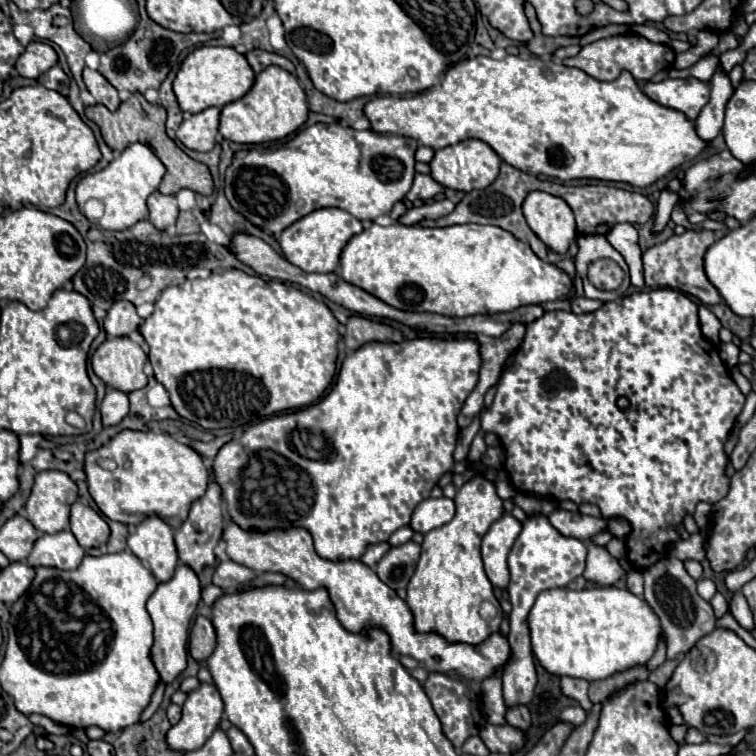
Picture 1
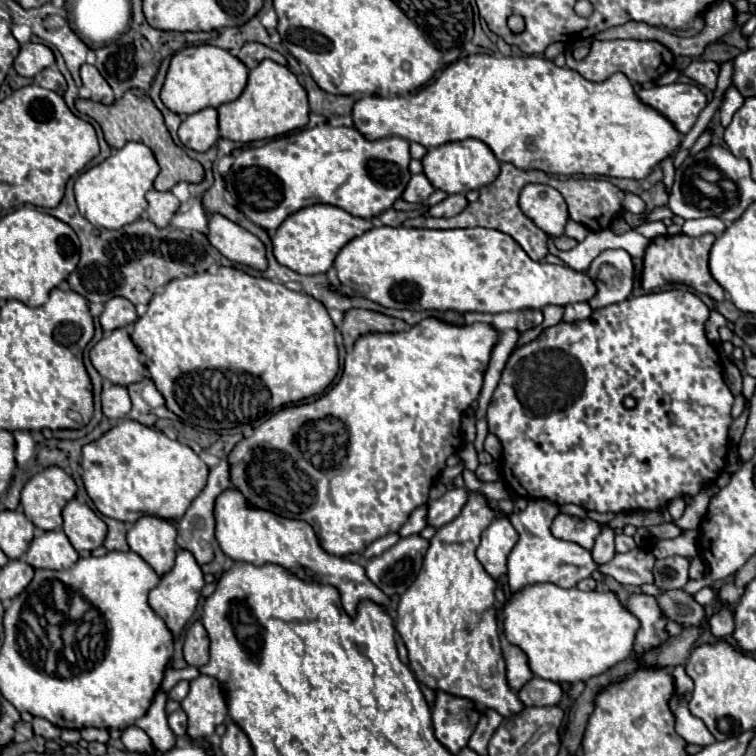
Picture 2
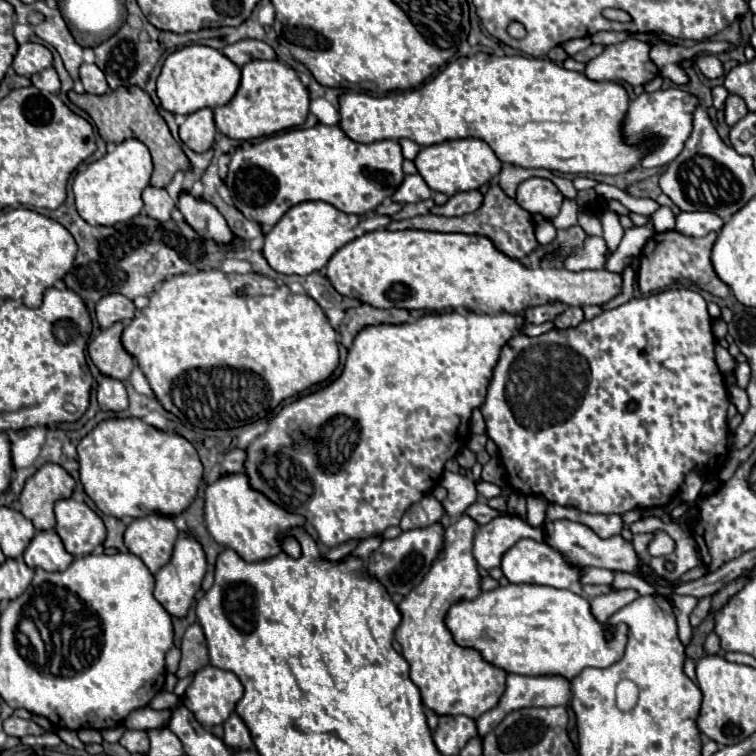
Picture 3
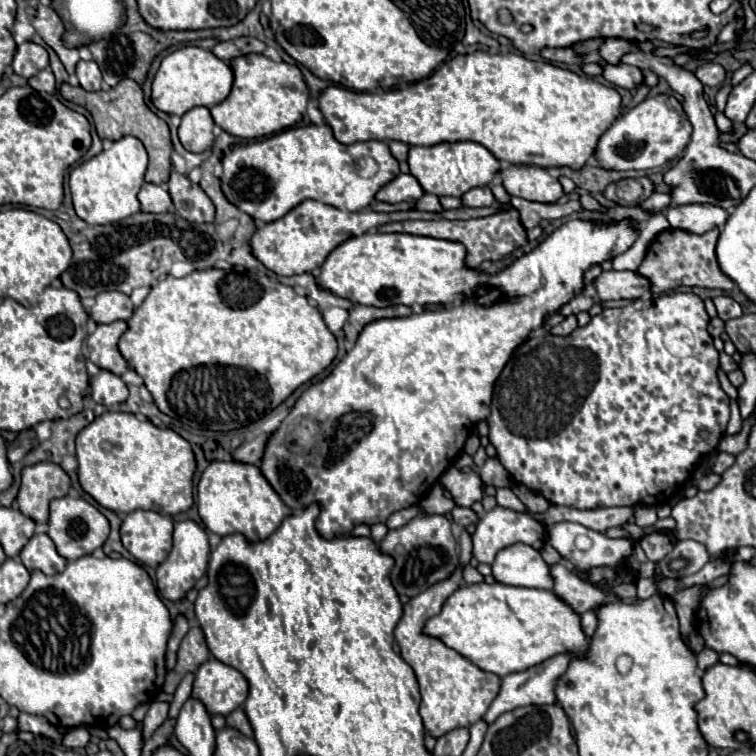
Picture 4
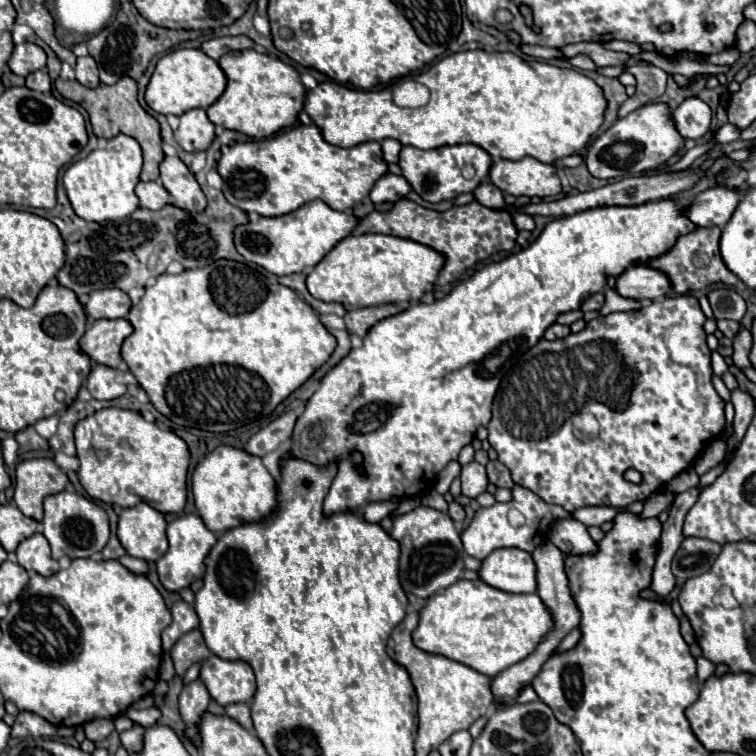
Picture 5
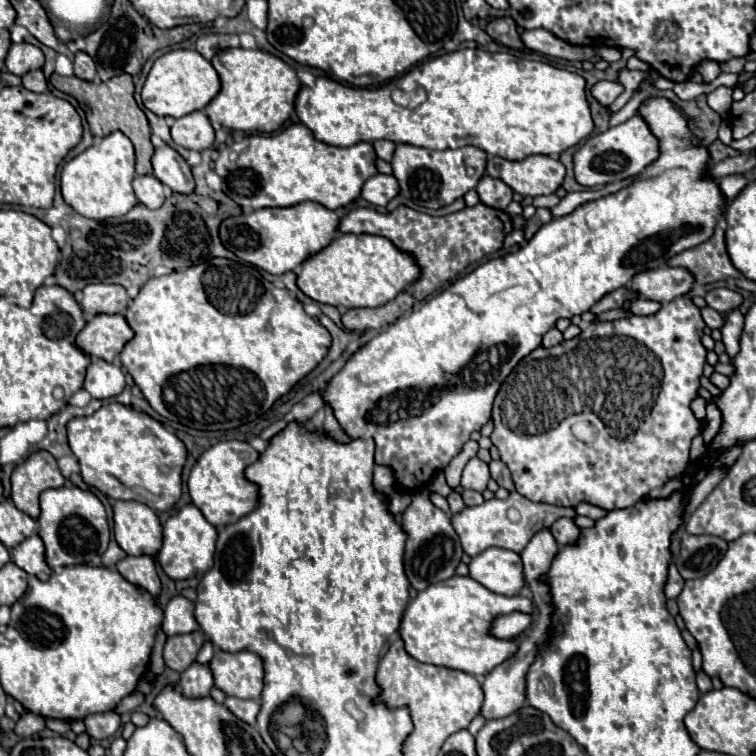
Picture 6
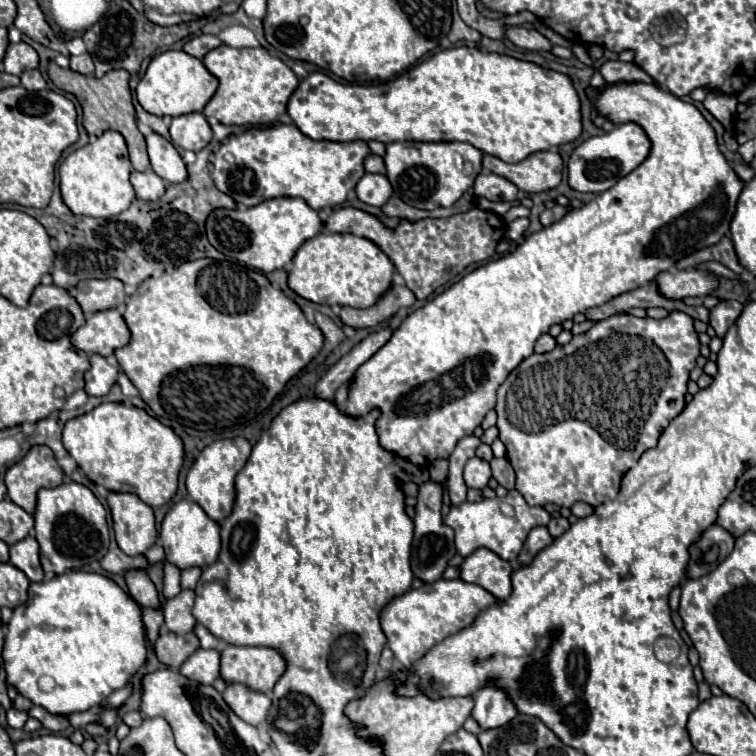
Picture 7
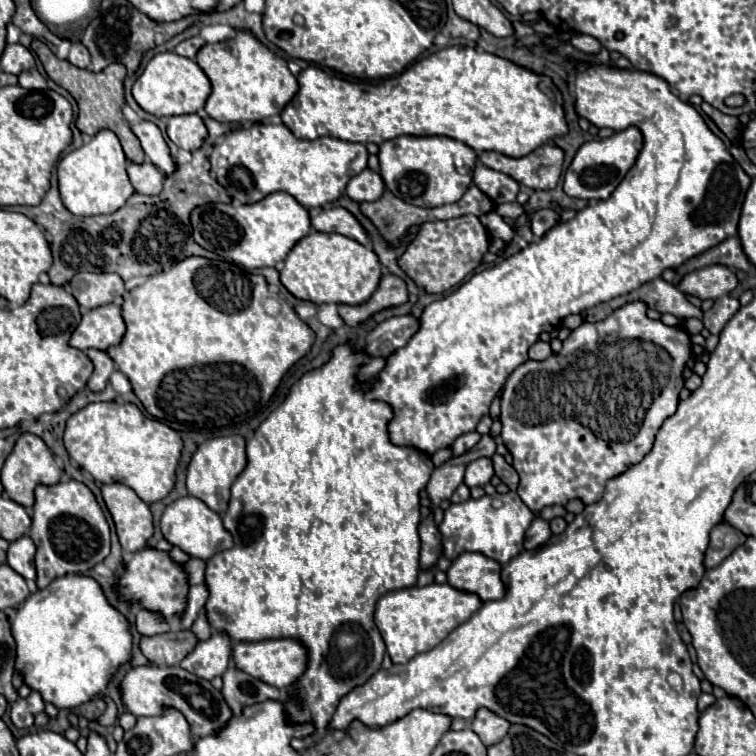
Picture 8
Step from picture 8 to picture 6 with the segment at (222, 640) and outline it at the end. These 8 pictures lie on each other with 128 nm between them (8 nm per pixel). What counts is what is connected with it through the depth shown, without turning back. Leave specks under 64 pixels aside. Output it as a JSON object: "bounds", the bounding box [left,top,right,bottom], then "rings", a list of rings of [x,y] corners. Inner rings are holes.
{"bounds":[178,662,214,698],"rings":[[[194,662],[188,670],[184,670],[180,676],[180,682],[178,682],[182,696],[188,696],[188,698],[208,696],[212,686],[214,686],[214,680],[212,680],[210,668],[202,666],[198,662]]]}

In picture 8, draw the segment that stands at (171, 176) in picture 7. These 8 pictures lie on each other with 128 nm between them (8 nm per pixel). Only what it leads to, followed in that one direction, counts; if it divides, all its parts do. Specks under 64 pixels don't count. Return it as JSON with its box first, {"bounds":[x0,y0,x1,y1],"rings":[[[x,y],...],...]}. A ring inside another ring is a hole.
{"bounds":[132,122,176,176],"rings":[[[140,122],[132,126],[132,132],[138,136],[142,150],[146,152],[146,158],[166,176],[176,172],[176,162],[170,154],[170,148],[160,132],[160,128],[152,122]]]}

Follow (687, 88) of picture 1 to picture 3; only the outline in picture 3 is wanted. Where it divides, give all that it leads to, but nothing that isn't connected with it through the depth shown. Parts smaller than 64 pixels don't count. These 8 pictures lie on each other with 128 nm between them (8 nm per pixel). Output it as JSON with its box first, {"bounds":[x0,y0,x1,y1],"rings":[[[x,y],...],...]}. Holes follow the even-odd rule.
{"bounds":[624,88,698,168],"rings":[[[668,88],[668,90],[656,90],[656,92],[642,92],[638,94],[628,108],[628,116],[624,120],[624,134],[630,142],[640,142],[644,138],[660,136],[664,142],[656,146],[650,154],[644,156],[642,166],[644,168],[656,168],[656,166],[668,166],[684,148],[684,142],[688,140],[692,132],[692,114],[698,108],[698,98],[682,88]]]}

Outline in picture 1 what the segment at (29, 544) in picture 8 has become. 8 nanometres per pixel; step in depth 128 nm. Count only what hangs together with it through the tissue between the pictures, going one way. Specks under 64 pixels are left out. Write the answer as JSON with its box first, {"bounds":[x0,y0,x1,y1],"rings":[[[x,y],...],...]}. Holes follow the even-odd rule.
{"bounds":[28,530,84,570],"rings":[[[62,530],[56,534],[42,534],[34,550],[28,556],[28,564],[32,568],[38,566],[52,566],[60,570],[74,570],[78,568],[80,560],[84,558],[84,550],[80,548],[78,540],[72,536],[70,530]]]}

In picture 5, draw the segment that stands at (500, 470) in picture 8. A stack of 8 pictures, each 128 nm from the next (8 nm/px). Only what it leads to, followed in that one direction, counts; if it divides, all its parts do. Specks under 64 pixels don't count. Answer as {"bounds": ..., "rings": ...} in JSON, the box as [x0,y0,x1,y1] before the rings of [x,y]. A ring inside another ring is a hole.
{"bounds":[486,460,514,488],"rings":[[[498,460],[488,462],[488,464],[486,464],[486,472],[488,472],[488,480],[490,480],[494,486],[504,486],[504,488],[512,488],[512,486],[514,486],[508,468],[506,468],[502,462],[498,462]]]}

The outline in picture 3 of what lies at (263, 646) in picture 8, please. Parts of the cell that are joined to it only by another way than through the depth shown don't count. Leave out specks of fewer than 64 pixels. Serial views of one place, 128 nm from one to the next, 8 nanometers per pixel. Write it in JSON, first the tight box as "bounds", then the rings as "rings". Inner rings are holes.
{"bounds":[184,666,244,730],"rings":[[[206,666],[196,672],[192,684],[188,686],[184,706],[206,730],[210,730],[212,726],[222,724],[234,712],[234,706],[242,694],[244,688],[236,674]]]}

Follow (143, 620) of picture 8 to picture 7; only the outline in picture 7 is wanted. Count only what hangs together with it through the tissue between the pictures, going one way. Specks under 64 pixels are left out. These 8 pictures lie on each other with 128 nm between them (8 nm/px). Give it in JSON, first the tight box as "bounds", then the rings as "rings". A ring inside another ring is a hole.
{"bounds":[144,562,182,646],"rings":[[[166,562],[166,566],[164,566],[164,588],[162,588],[162,594],[166,598],[172,598],[180,590],[182,590],[180,586],[180,570],[176,566],[172,566],[170,562]],[[144,608],[144,624],[148,628],[148,640],[150,646],[154,646],[156,638],[158,638],[158,630],[162,626],[162,610],[152,610],[152,608]]]}

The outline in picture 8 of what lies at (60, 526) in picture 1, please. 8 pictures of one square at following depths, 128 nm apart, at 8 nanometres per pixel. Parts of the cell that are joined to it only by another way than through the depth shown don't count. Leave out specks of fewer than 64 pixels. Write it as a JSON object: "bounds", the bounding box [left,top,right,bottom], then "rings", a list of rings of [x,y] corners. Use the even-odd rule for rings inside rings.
{"bounds":[2,434,62,508],"rings":[[[22,434],[14,446],[14,452],[6,458],[4,468],[2,468],[2,484],[4,484],[4,492],[18,504],[24,504],[24,508],[32,508],[34,506],[34,488],[38,484],[58,484],[62,476],[60,466],[56,464],[56,456],[50,452],[50,448],[44,444],[42,438],[34,436],[34,434]]]}

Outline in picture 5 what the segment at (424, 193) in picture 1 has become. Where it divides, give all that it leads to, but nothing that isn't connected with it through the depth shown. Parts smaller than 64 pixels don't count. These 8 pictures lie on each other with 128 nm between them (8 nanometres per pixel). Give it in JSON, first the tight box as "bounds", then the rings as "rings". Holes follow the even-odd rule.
{"bounds":[370,174,412,204],"rings":[[[386,174],[386,176],[382,176],[382,178],[374,184],[374,188],[372,188],[372,192],[370,192],[370,200],[372,200],[374,204],[398,202],[398,200],[406,198],[410,190],[412,190],[412,188],[410,188],[408,180],[404,180],[404,176]]]}

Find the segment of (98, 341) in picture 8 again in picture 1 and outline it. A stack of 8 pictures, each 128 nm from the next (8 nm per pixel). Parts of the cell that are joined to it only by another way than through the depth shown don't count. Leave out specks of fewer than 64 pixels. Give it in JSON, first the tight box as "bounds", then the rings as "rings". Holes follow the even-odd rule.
{"bounds":[92,338,148,394],"rings":[[[108,338],[92,356],[94,374],[124,394],[140,390],[148,384],[144,364],[148,356],[130,338]]]}

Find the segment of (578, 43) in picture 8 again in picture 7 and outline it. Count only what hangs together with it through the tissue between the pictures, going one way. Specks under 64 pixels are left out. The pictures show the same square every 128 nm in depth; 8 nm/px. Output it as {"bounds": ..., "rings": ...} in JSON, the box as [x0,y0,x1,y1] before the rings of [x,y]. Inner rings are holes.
{"bounds":[599,60,654,84],"rings":[[[620,60],[607,61],[599,69],[600,74],[608,84],[632,84],[632,82],[646,82],[652,84],[654,80],[636,64],[626,64]]]}

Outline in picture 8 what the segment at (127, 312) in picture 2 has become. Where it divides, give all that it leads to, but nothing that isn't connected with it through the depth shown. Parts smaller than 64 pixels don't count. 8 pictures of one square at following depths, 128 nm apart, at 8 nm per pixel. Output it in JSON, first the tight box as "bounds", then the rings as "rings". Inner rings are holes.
{"bounds":[72,272,124,308],"rings":[[[80,272],[72,278],[72,296],[82,308],[98,308],[114,302],[116,296],[124,294],[124,282],[118,274],[90,274]]]}

